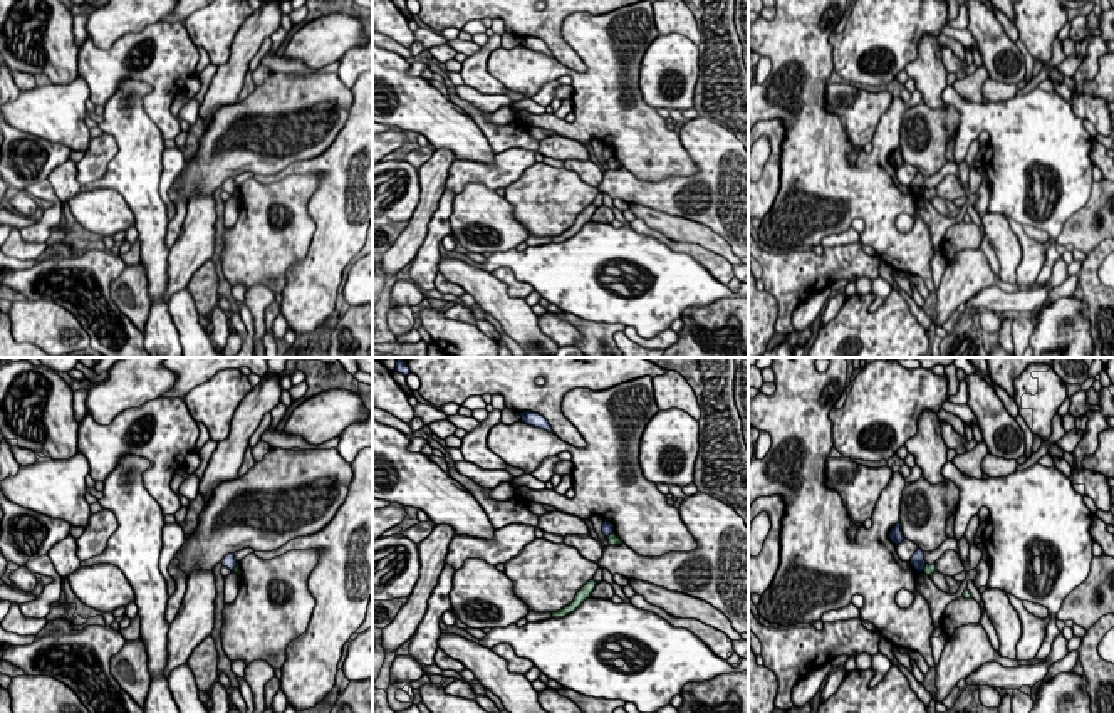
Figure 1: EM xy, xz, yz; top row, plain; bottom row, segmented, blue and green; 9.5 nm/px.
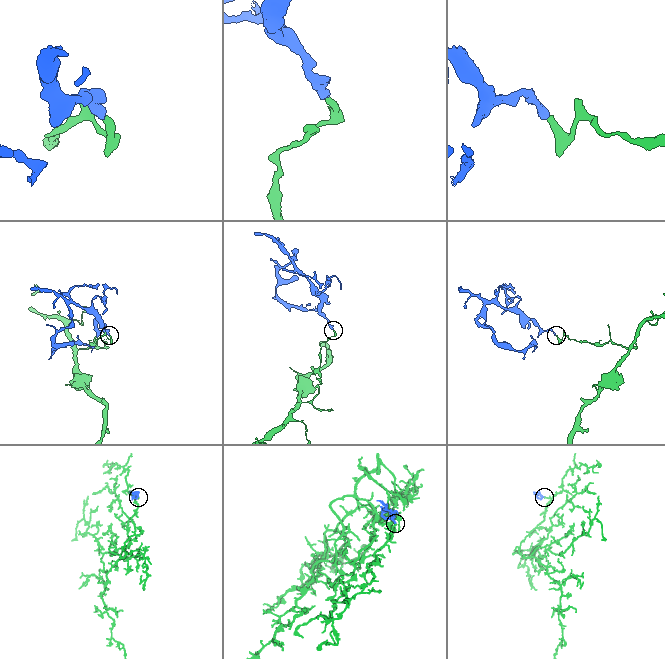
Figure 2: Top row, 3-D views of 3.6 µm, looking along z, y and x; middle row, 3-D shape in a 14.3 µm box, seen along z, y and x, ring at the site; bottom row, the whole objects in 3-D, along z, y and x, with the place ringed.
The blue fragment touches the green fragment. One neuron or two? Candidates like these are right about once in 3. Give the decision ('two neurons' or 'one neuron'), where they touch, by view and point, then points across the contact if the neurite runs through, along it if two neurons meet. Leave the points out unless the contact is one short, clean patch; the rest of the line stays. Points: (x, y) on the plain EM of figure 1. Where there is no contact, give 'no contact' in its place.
two neurons; meets blue in yz at (925, 190); border along yz (926, 188), (921, 195)

